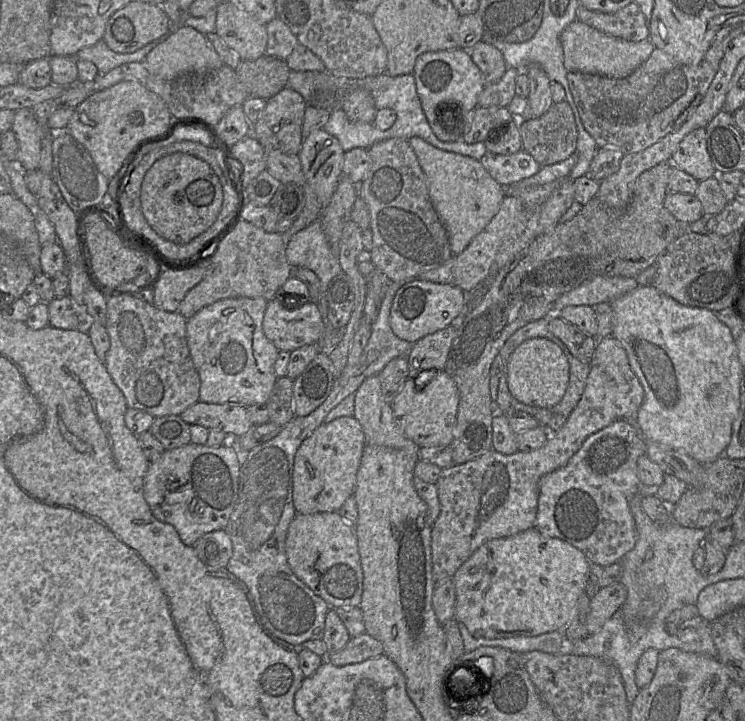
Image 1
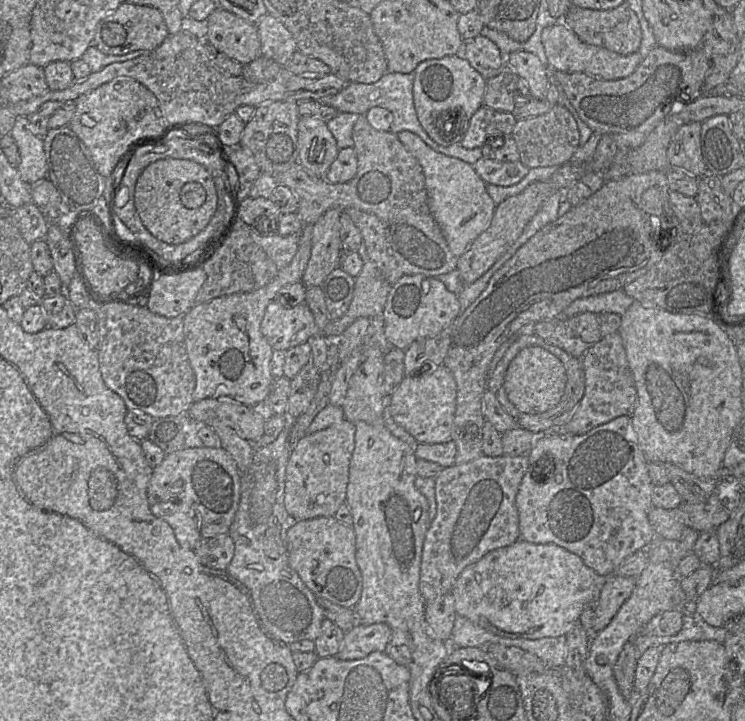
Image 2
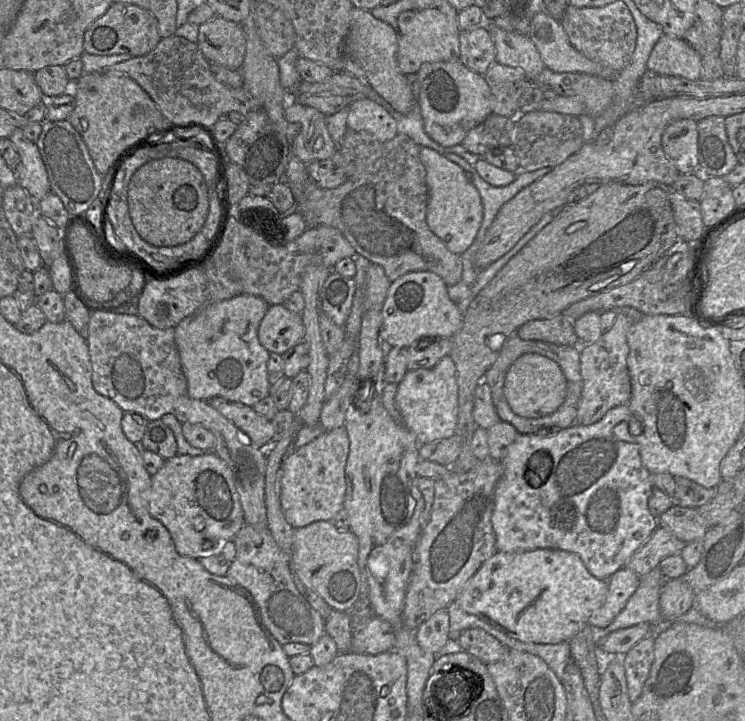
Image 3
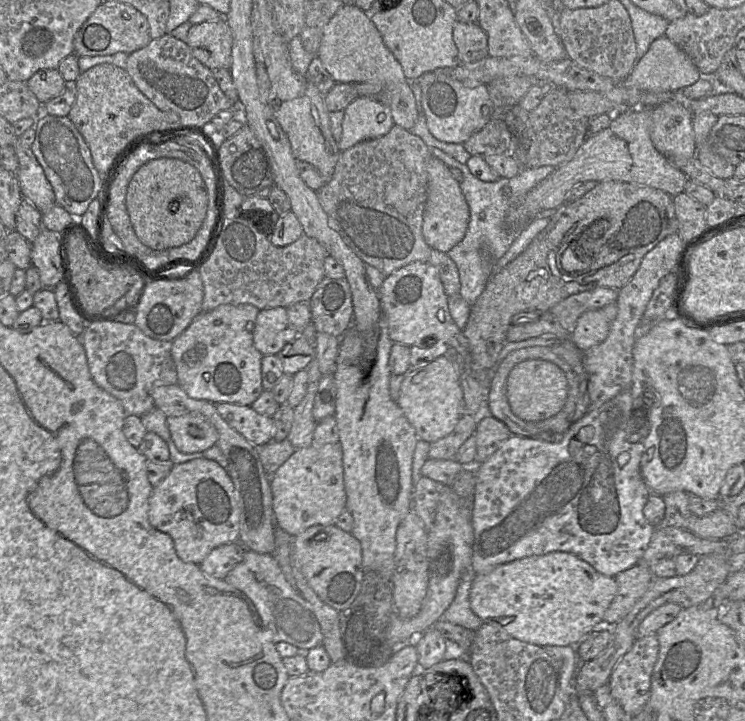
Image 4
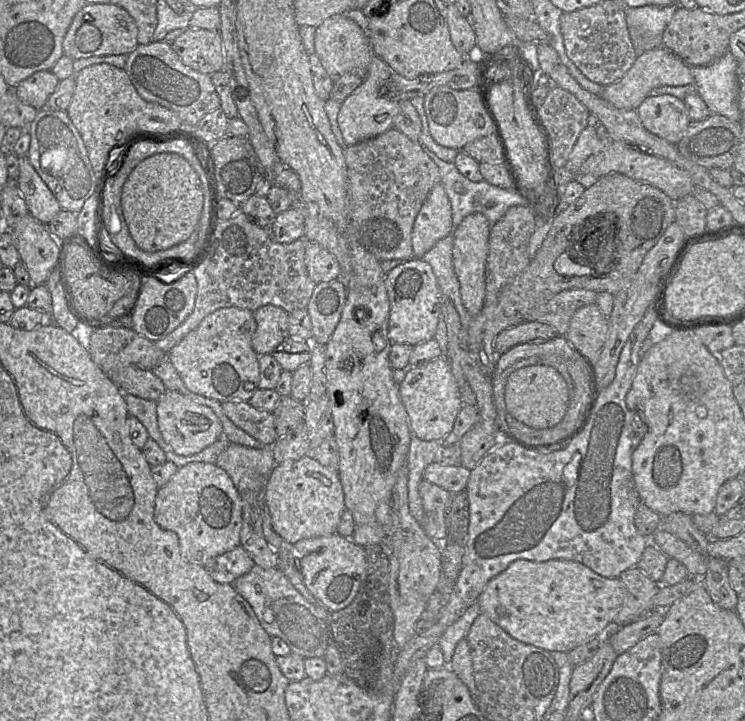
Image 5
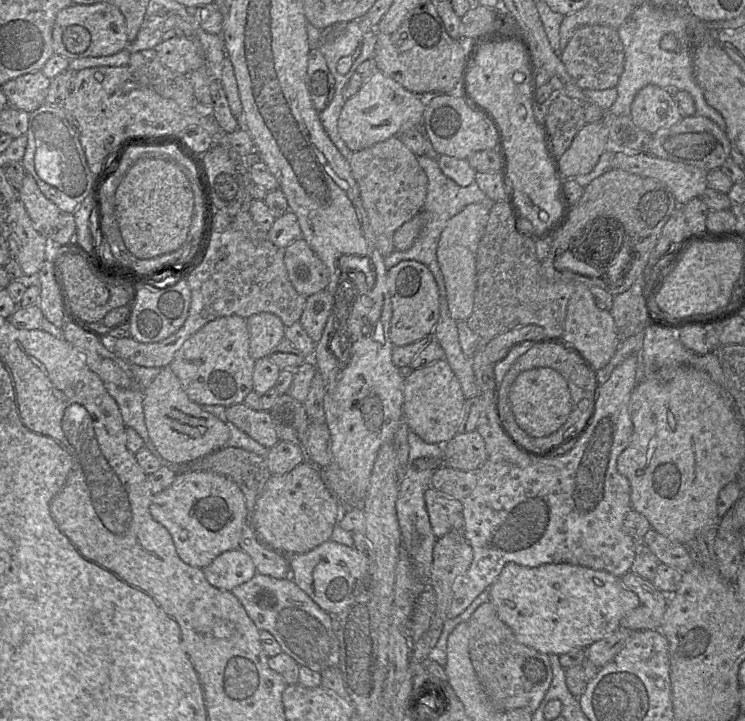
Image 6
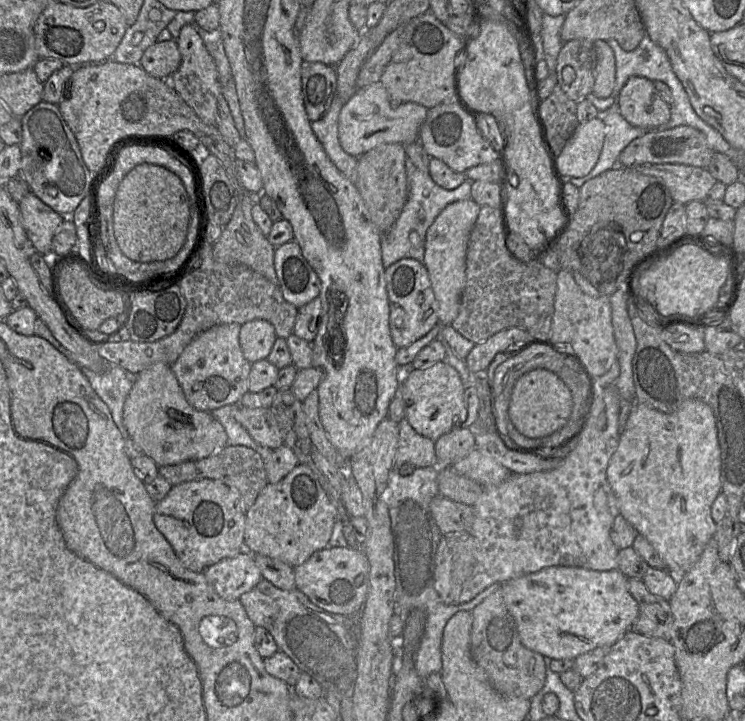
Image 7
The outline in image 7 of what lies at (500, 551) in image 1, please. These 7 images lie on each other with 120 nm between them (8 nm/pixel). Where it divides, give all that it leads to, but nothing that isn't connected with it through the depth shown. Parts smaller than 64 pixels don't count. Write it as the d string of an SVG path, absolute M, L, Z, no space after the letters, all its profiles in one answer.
M552 566L541 569L538 572L529 573L521 577L511 579L501 585L503 588L503 598L506 608L515 620L521 643L534 652L541 654L550 659L572 659L589 652L597 647L611 647L614 645L627 631L629 631L639 614L639 606L637 601L628 590L628 577L621 571L597 571L580 567L571 566Z

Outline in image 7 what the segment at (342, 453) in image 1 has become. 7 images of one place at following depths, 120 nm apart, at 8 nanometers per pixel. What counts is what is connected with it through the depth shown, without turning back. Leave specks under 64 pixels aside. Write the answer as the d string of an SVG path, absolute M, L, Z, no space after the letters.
M298 463L278 483L267 483L253 505L246 510L244 550L279 560L291 567L304 563L314 552L328 546L337 511L309 466Z

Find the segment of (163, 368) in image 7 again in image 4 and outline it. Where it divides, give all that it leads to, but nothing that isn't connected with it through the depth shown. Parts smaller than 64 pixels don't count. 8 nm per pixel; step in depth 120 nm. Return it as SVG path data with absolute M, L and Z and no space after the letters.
M199 413L169 416L167 426L175 447L182 453L202 452L218 439L214 426Z

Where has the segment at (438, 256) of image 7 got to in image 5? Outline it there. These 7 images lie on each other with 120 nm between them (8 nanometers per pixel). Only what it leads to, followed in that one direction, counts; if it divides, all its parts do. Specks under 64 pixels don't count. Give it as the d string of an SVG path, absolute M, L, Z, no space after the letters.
M475 212L467 215L451 233L453 233L452 260L460 285L462 303L473 317L482 310L485 300L485 270L490 223L482 213Z

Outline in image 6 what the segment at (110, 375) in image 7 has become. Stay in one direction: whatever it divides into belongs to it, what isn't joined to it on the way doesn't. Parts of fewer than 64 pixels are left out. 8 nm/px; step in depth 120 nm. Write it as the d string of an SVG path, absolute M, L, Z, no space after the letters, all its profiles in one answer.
M104 383L107 392L116 401L125 427L134 429L143 439L144 447L156 451L149 439L143 413L143 389L125 389L113 383Z

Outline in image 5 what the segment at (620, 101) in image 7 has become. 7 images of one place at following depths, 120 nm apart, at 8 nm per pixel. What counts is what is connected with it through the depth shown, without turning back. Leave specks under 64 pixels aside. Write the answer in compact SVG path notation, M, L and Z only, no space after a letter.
M669 94L648 96L636 112L648 131L674 145L691 122L683 100Z

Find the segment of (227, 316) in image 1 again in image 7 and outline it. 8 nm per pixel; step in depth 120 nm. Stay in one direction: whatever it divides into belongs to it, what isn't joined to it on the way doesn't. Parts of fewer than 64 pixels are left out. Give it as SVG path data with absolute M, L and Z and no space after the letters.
M238 323L215 325L195 336L184 348L177 360L171 364L179 385L188 403L199 411L211 412L225 405L239 405L242 396L248 392L248 377L251 363L245 359L239 344L241 325Z

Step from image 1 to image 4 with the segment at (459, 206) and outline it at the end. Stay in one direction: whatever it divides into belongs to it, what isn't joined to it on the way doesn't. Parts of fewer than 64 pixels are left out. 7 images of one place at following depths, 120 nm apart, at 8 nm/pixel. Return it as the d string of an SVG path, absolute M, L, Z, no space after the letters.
M431 155L428 161L428 191L422 223L425 242L431 248L447 253L465 237L469 219L469 206L460 183L453 177L450 168L444 162Z

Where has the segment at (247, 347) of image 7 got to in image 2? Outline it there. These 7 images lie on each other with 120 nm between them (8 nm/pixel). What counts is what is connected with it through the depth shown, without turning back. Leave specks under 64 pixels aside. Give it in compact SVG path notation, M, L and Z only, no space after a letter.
M275 299L266 307L261 332L273 350L286 351L308 342L309 338L320 331L305 302L287 308Z

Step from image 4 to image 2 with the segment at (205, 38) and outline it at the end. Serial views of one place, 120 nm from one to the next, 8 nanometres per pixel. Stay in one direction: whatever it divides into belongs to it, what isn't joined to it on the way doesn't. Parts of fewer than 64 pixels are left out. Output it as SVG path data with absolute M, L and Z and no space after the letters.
M219 6L207 18L205 42L242 65L261 56L261 43L256 24Z

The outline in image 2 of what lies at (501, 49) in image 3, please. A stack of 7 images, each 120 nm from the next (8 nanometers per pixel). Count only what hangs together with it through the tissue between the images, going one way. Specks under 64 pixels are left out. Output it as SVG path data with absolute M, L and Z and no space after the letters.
M526 51L512 52L506 57L506 64L515 70L519 78L526 80L533 99L545 99L550 84L549 75L535 54Z

